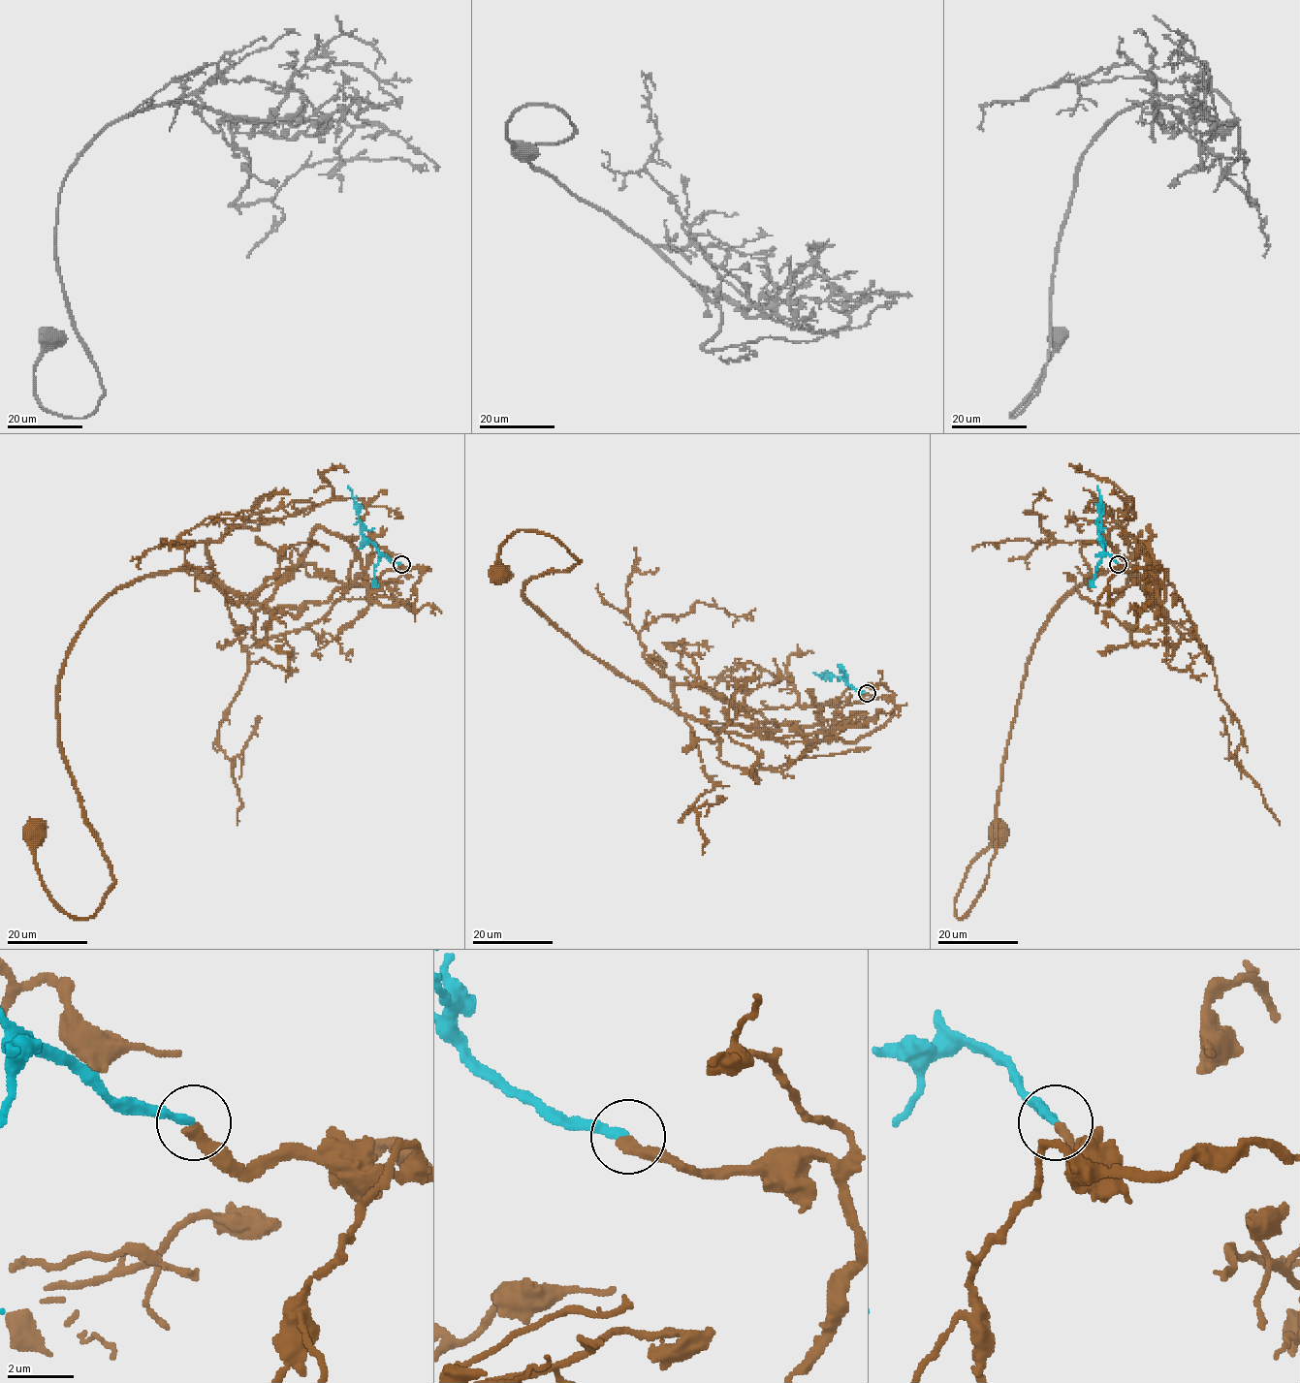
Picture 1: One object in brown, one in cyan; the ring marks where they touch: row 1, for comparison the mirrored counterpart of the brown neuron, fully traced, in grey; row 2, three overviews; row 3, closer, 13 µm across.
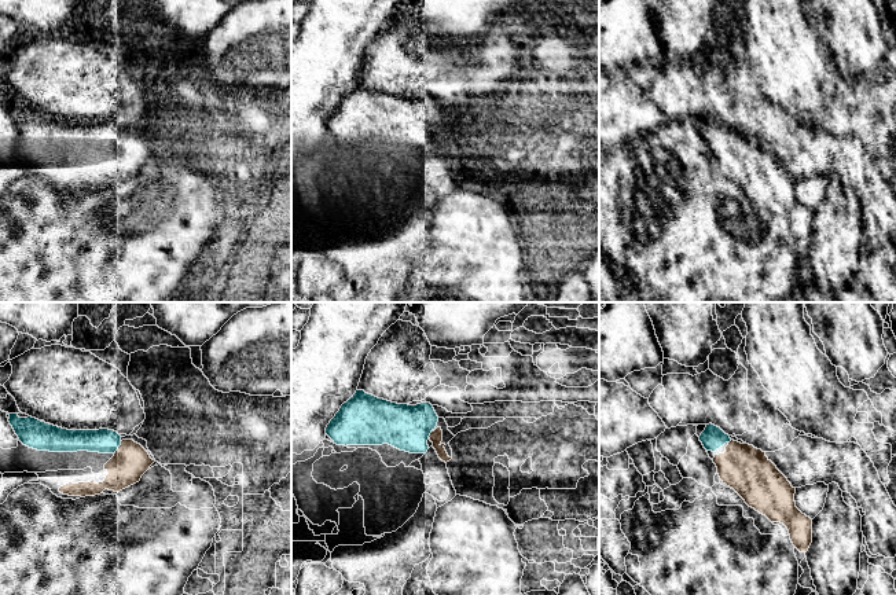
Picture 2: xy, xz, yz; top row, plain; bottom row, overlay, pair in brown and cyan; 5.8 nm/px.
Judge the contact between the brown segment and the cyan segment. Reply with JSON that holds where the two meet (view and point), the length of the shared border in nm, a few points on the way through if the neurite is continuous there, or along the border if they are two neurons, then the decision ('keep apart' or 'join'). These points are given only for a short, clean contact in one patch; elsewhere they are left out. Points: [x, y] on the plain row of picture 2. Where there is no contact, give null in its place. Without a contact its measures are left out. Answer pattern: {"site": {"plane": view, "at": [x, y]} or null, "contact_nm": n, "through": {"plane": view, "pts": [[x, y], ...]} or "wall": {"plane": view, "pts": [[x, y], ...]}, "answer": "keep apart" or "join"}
{"site": {"plane": "xy", "at": [118, 139]}, "contact_nm": 80, "answer": "join"}

